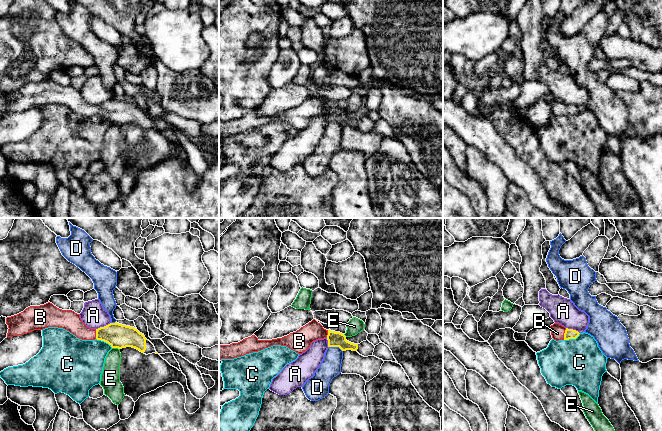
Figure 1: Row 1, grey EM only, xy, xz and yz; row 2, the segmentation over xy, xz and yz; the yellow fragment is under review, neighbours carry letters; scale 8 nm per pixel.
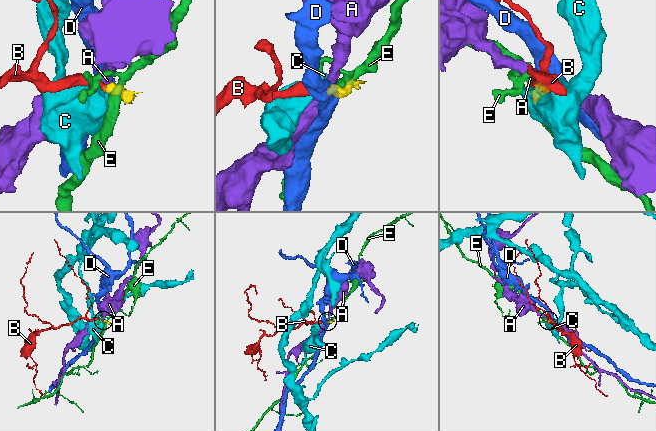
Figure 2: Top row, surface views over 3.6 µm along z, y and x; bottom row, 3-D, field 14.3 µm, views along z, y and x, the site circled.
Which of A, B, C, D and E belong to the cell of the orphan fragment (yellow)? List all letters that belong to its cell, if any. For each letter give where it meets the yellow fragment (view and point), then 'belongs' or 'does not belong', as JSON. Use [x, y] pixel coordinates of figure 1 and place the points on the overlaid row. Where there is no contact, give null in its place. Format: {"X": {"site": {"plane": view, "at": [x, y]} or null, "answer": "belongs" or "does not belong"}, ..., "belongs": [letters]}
{"A": {"site": {"plane": "xy", "at": [104, 326]}, "answer": "does not belong"}, "B": {"site": {"plane": "yz", "at": [564, 334]}, "answer": "belongs"}, "C": {"site": {"plane": "xy", "at": [104, 341]}, "answer": "does not belong"}, "D": {"site": {"plane": "xz", "at": [336, 346]}, "answer": "does not belong"}, "E": {"site": {"plane": "xy", "at": [116, 347]}, "answer": "does not belong"}, "belongs": ["B"]}

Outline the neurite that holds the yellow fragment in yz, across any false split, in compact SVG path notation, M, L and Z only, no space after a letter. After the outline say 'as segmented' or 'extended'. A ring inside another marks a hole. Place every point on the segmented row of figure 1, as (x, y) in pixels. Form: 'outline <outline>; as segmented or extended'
outline M554 323L550 327L552 338L556 341L576 339L579 336L579 332L573 329L568 329L559 323Z; extended

